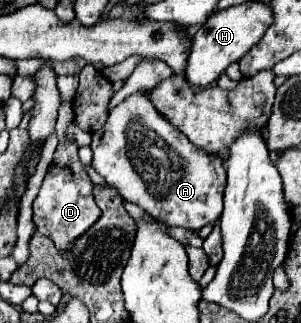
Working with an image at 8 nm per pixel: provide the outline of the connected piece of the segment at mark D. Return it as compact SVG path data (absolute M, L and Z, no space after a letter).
M62 103L58 111L58 121L56 121L56 133L58 133L58 149L54 153L54 161L48 167L48 173L44 177L44 183L40 187L38 197L34 199L34 225L44 233L46 237L52 237L58 249L68 249L72 241L84 233L94 221L100 217L100 209L94 201L92 195L92 181L88 179L80 159L78 159L78 147L76 143L62 143L64 133L68 123L74 119L74 111L70 103Z

